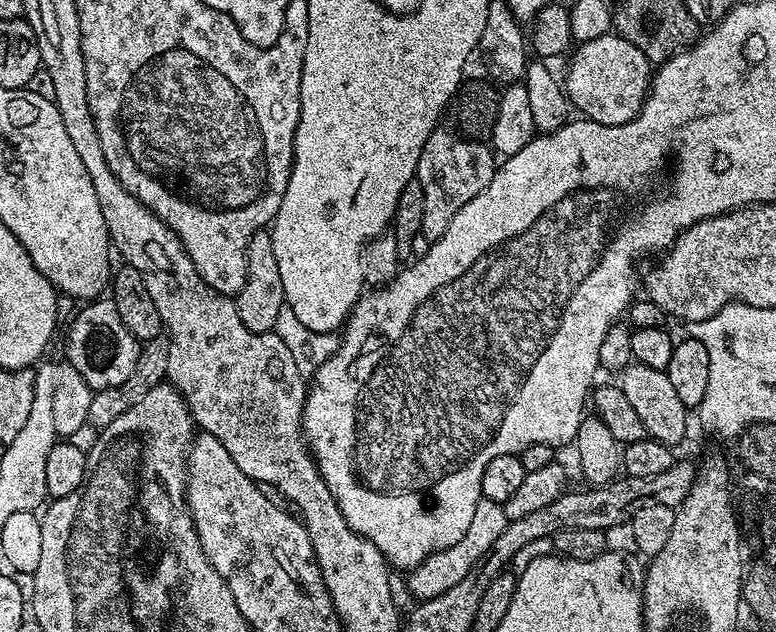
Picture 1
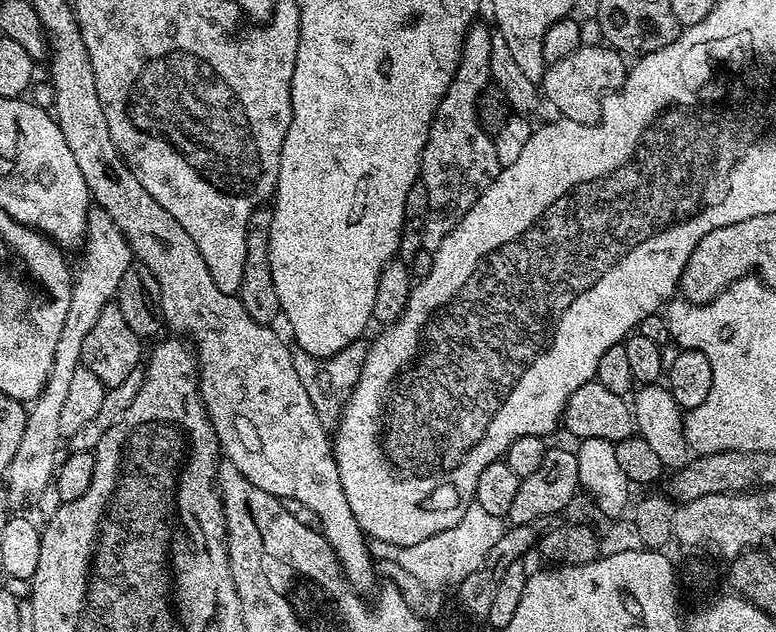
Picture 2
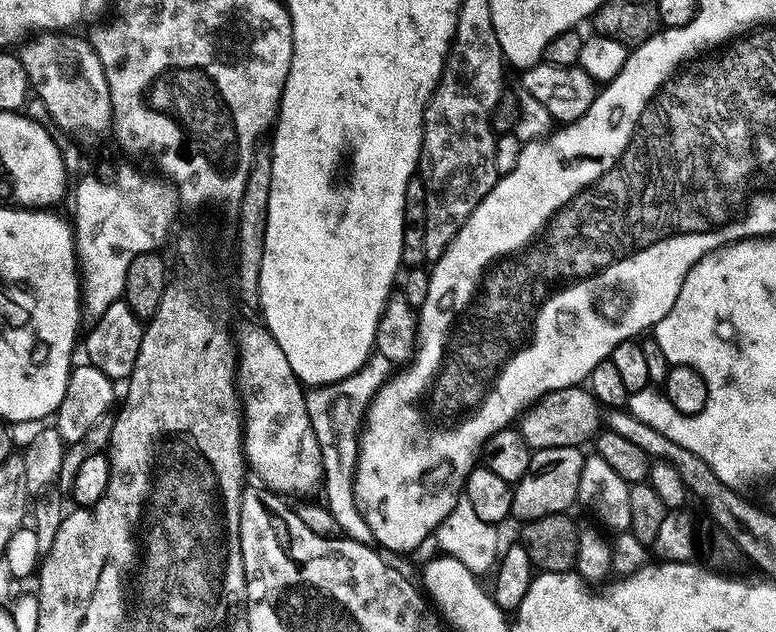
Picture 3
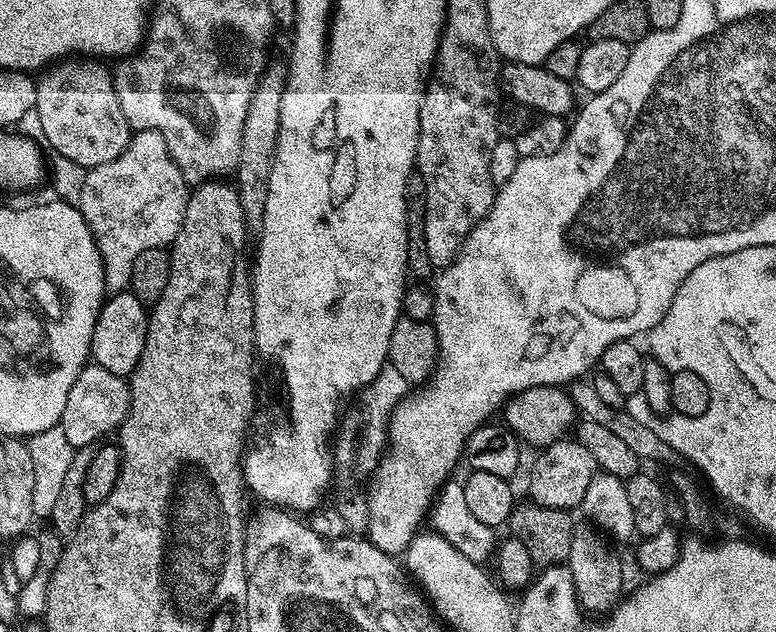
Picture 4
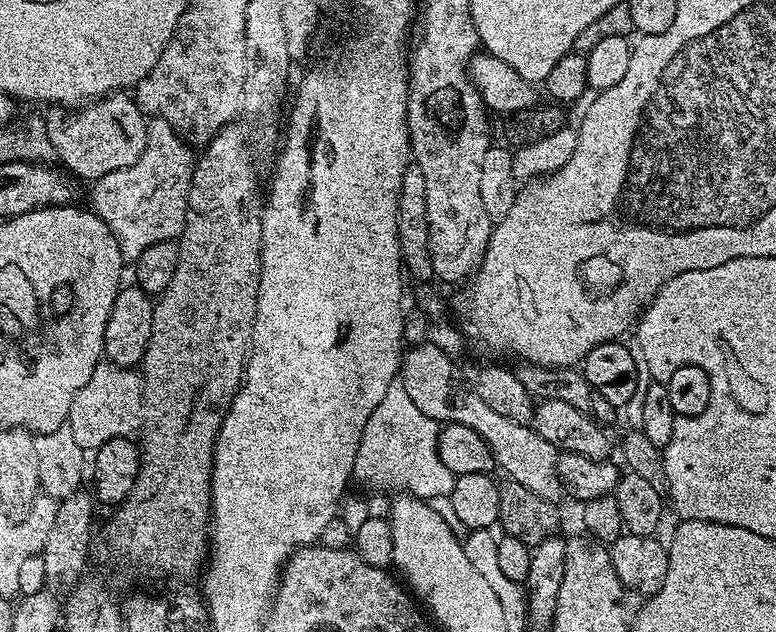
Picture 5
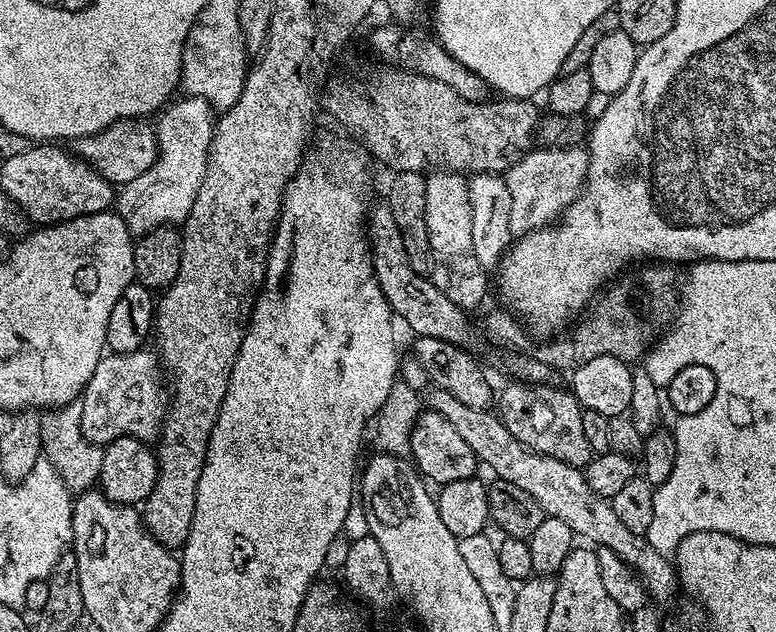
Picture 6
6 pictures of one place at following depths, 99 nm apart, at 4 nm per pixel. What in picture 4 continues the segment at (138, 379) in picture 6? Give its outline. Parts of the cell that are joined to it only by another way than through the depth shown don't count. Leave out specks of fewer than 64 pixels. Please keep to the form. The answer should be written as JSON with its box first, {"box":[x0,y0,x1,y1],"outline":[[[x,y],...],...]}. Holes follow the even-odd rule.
{"box":[59,362,132,448],"outline":[[[89,362],[78,374],[74,386],[70,386],[70,394],[66,394],[66,410],[62,410],[59,426],[72,448],[91,448],[119,429],[128,417],[131,401],[132,390],[125,377],[110,374],[110,370],[102,370],[102,366]]]}

